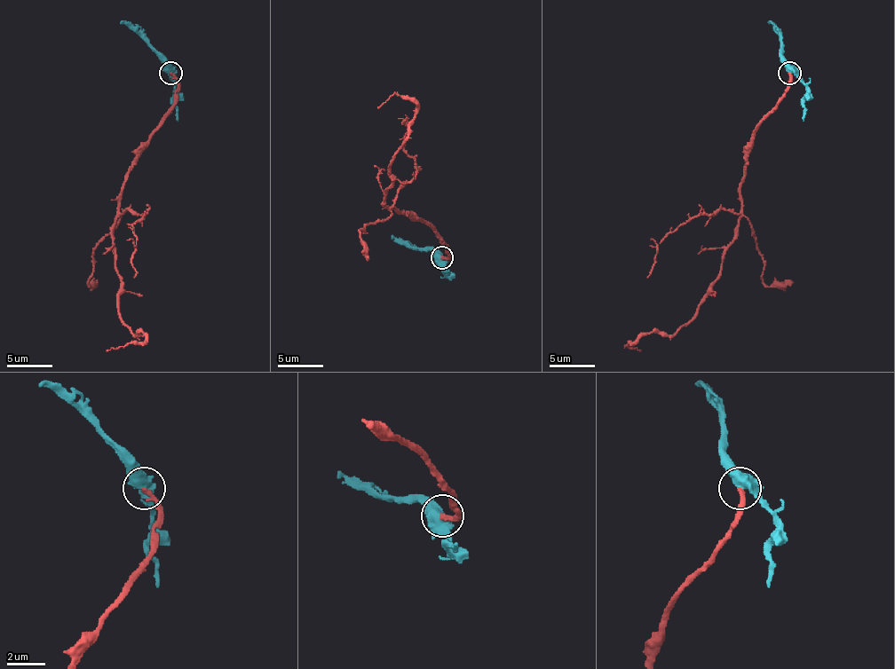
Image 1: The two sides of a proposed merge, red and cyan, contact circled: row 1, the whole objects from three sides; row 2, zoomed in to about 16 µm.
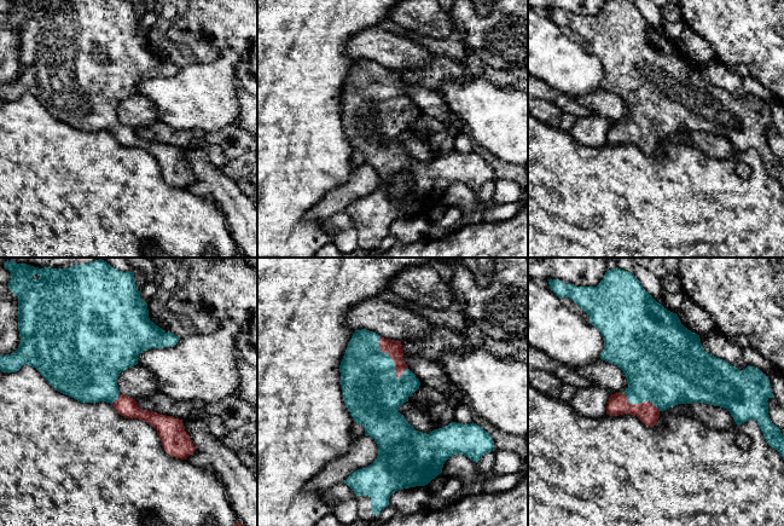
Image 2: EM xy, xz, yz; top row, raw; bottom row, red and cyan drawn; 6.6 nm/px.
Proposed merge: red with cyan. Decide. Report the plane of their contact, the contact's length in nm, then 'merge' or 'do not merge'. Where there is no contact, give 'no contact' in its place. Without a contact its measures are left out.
xz | 320 nm | merge

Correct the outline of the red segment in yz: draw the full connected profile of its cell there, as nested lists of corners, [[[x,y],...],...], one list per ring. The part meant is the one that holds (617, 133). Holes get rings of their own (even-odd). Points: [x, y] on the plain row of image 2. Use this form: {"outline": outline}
{"outline": [[[606,0],[597,16],[576,16],[559,8],[547,8],[559,27],[569,27],[590,45],[590,52],[603,65],[600,88],[617,94],[625,103],[628,117],[611,123],[606,143],[631,143],[645,155],[654,156],[660,141],[678,133],[704,132],[726,138],[737,155],[754,149],[768,174],[784,189],[784,166],[768,144],[770,127],[774,127],[766,103],[755,96],[739,99],[707,82],[699,64],[685,57],[678,44],[658,33],[628,0]]]}

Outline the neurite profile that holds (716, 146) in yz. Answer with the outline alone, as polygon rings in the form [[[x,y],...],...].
[[[692,132],[690,133],[690,138],[692,140],[692,146],[696,146],[713,158],[728,160],[736,155],[730,140],[724,137],[704,132]]]

